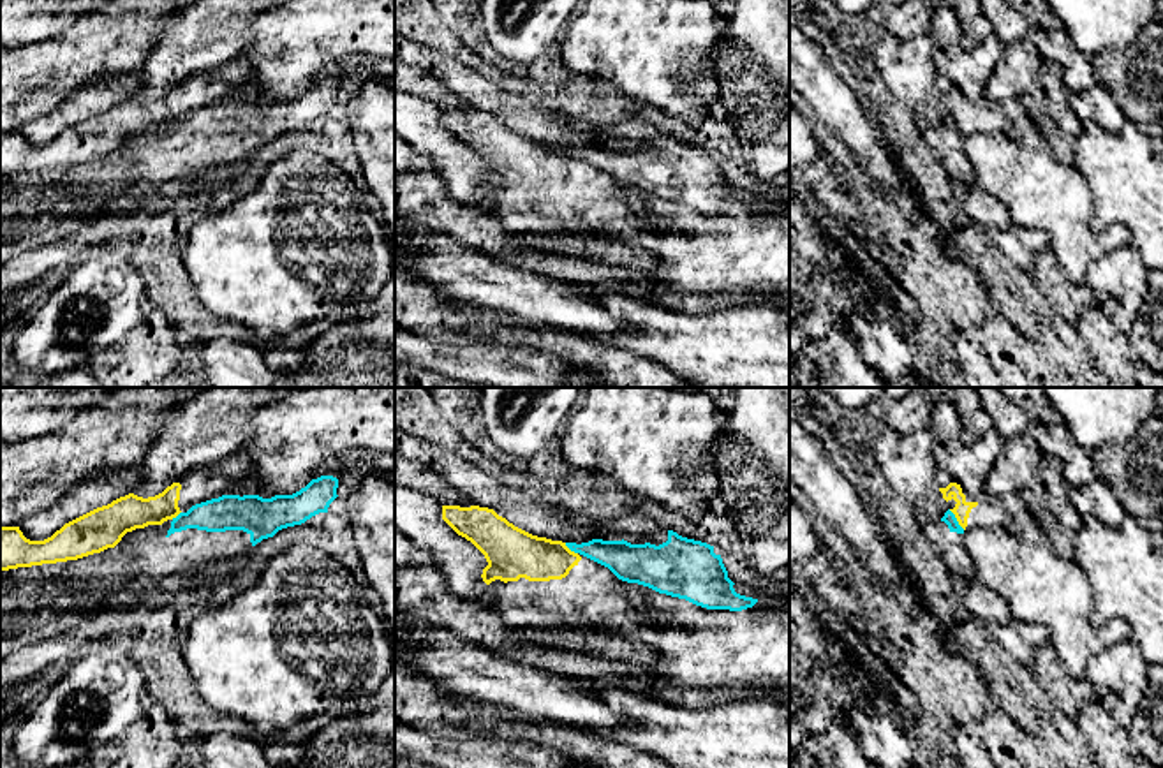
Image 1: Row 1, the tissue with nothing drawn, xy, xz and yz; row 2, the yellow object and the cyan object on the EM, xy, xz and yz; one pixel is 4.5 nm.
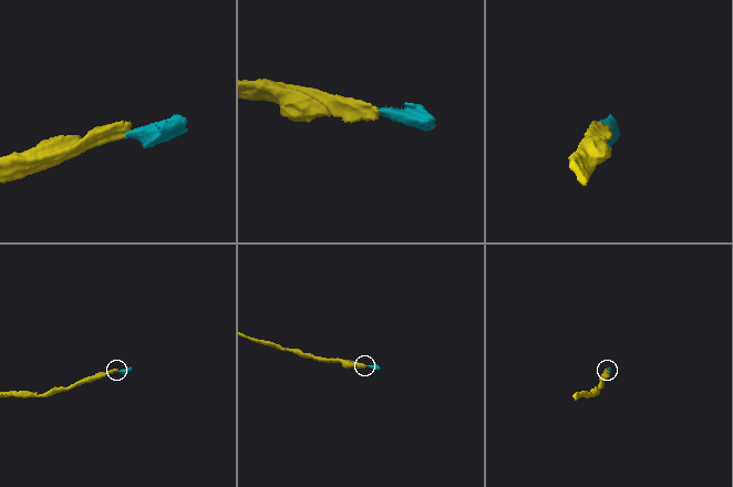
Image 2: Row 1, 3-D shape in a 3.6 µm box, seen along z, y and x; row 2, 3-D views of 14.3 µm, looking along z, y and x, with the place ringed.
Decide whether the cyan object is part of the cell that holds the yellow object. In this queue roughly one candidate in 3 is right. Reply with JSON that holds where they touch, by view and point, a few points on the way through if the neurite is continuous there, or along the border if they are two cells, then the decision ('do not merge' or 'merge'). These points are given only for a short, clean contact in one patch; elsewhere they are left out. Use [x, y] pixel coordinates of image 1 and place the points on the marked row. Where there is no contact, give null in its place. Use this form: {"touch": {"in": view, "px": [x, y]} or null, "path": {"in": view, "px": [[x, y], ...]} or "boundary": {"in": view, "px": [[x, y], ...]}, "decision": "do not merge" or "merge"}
{"touch": {"in": "yz", "px": [957, 520]}, "boundary": {"in": "yz", "px": [[948, 509], [964, 529]]}, "decision": "do not merge"}

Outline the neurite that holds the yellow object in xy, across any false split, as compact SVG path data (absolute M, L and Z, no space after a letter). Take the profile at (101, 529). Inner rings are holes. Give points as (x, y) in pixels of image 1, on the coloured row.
M238 451L213 469L190 470L155 497L129 493L97 507L44 541L30 541L19 527L0 527L0 571L78 560L115 548L127 532L162 525L192 506L219 498L252 474L250 458Z

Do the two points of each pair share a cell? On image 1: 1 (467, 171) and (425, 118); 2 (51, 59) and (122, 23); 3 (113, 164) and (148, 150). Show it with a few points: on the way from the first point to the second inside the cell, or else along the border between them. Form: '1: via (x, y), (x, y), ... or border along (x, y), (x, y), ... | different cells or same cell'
1: via (455, 159), (427, 131) | same cell
2: via (69, 59), (104, 41) | same cell
3: border along (115, 152), (127, 161), (138, 161), (145, 177) | different cells

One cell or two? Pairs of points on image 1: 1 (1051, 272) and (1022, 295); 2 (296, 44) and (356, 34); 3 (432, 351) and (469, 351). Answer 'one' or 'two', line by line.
1: two
2: one
3: one

